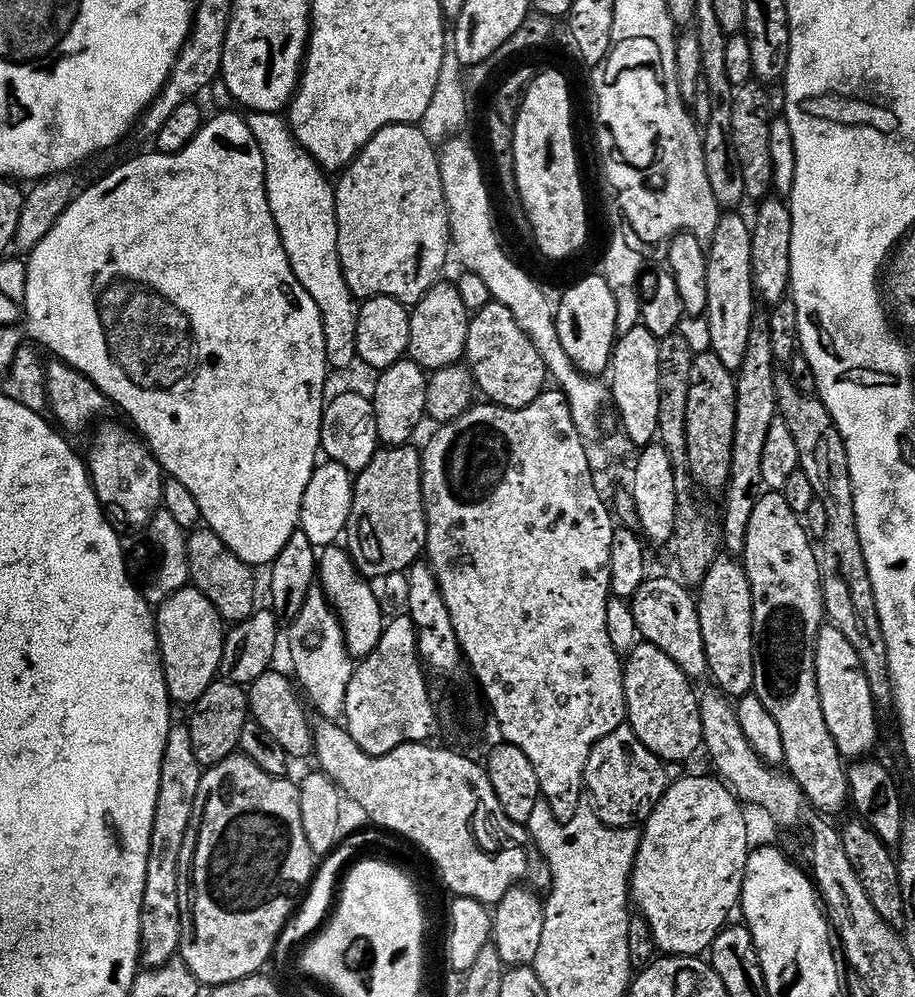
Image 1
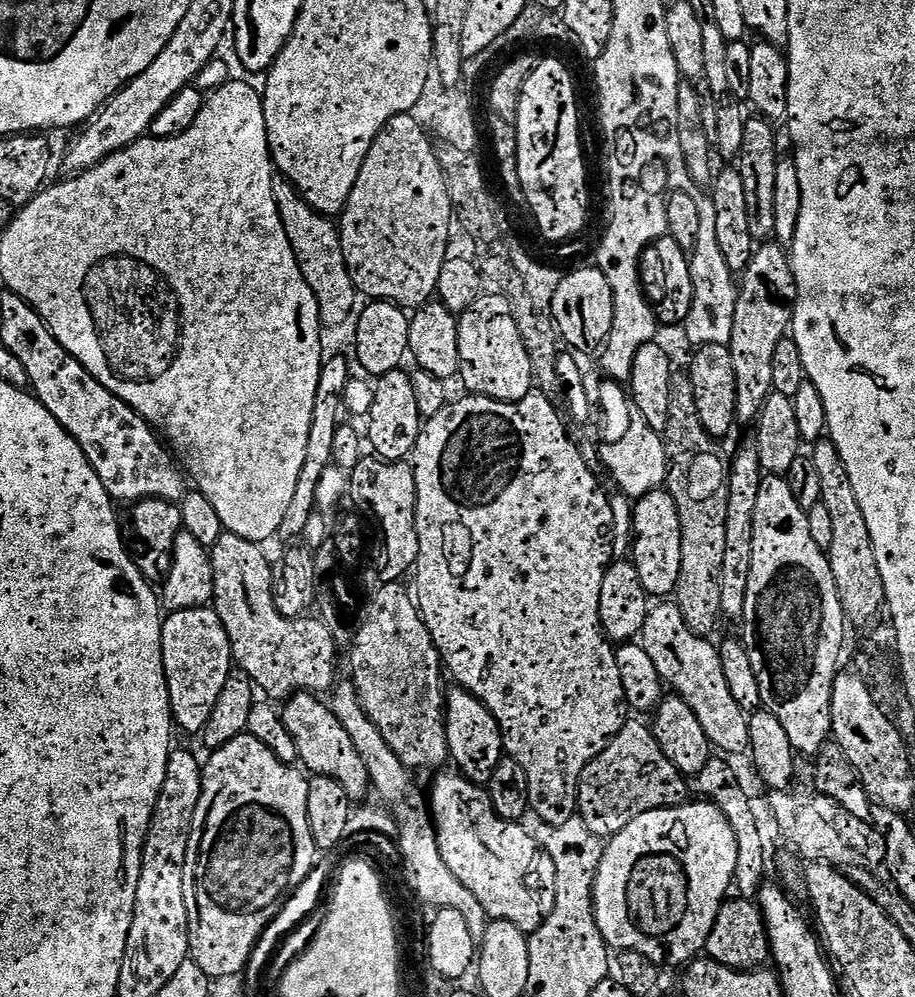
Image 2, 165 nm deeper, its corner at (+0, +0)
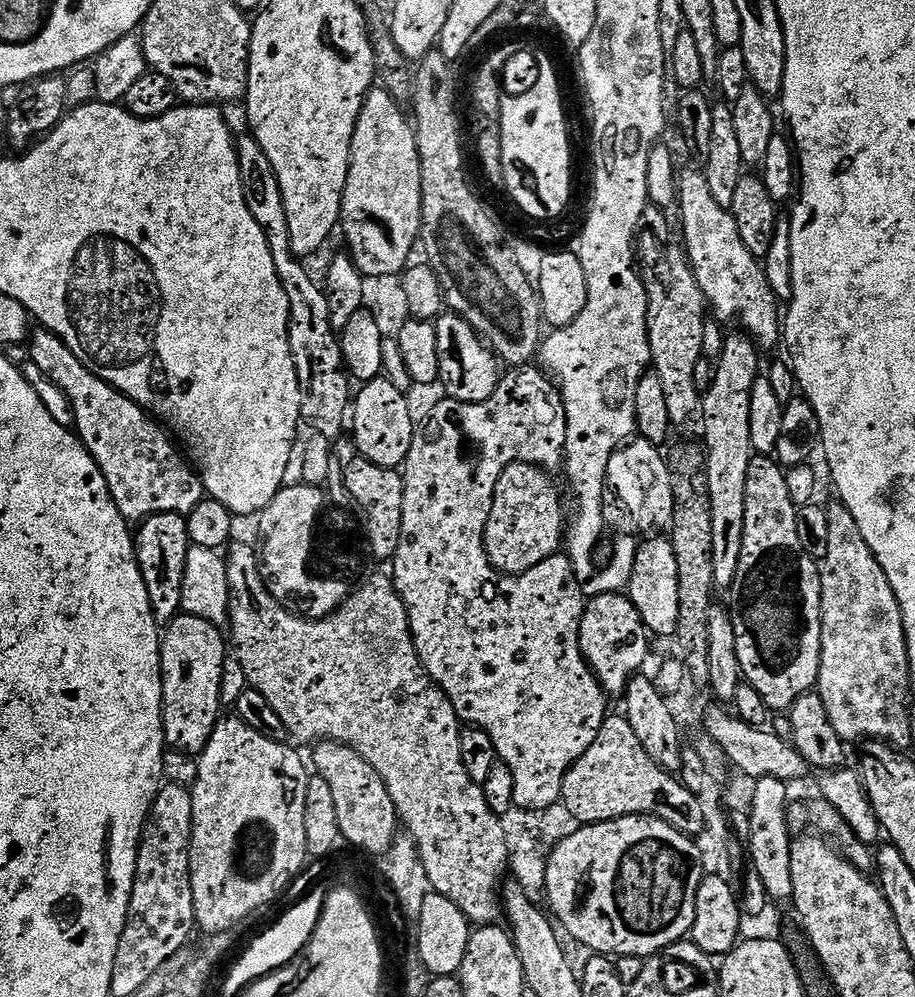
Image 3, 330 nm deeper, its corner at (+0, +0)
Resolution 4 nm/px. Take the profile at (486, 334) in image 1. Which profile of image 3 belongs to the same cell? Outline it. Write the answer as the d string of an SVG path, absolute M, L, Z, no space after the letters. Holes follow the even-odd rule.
M453 312L443 313L435 321L436 337L438 338L438 352L440 354L440 378L439 383L449 397L453 400L461 400L464 403L486 402L496 392L502 379L501 361L496 353L478 333Z

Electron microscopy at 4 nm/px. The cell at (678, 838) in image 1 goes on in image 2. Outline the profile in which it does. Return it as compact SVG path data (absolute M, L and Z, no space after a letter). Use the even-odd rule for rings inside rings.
M683 802L677 808L655 808L649 812L639 812L627 824L611 833L601 854L601 864L597 868L596 880L593 882L592 888L592 906L596 916L597 928L609 949L645 956L657 966L664 966L664 964L670 966L685 965L705 949L706 940L709 938L713 926L715 926L719 910L727 899L725 896L728 890L731 891L734 884L735 870L738 864L738 844L733 827L728 823L728 817L716 804L712 802L692 803Z

